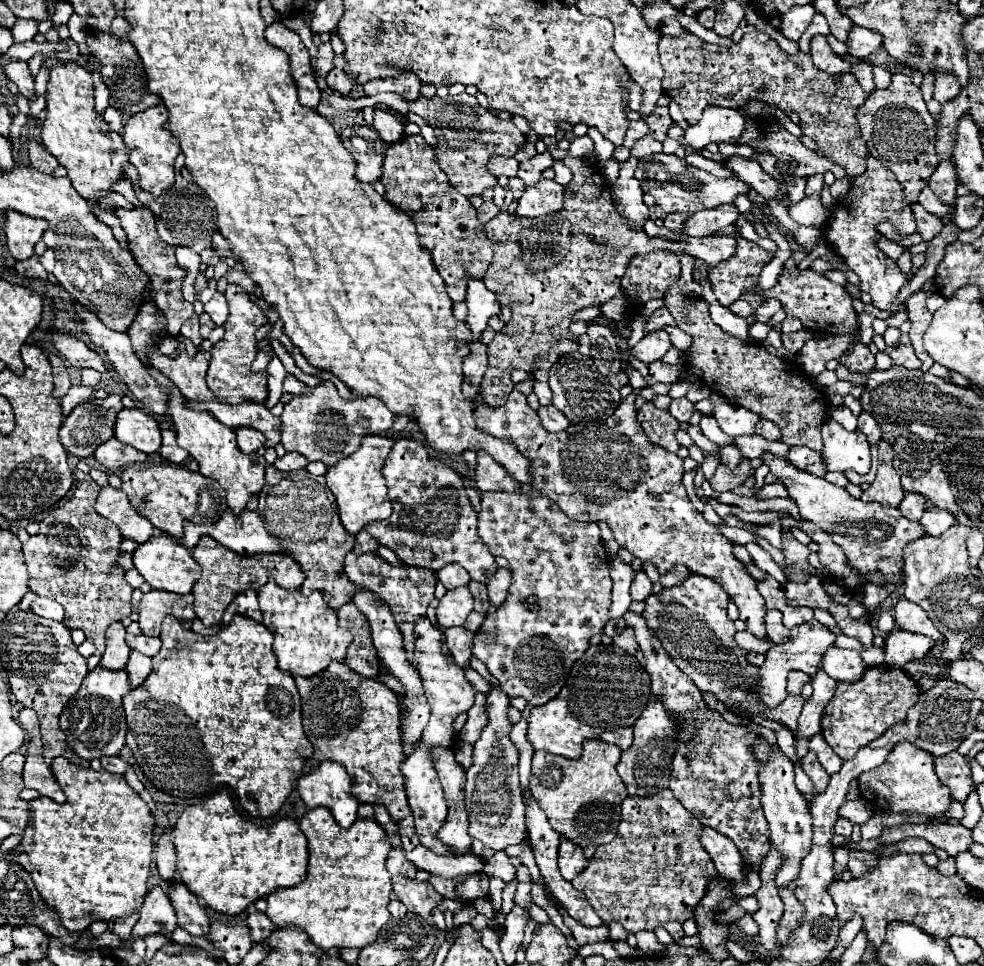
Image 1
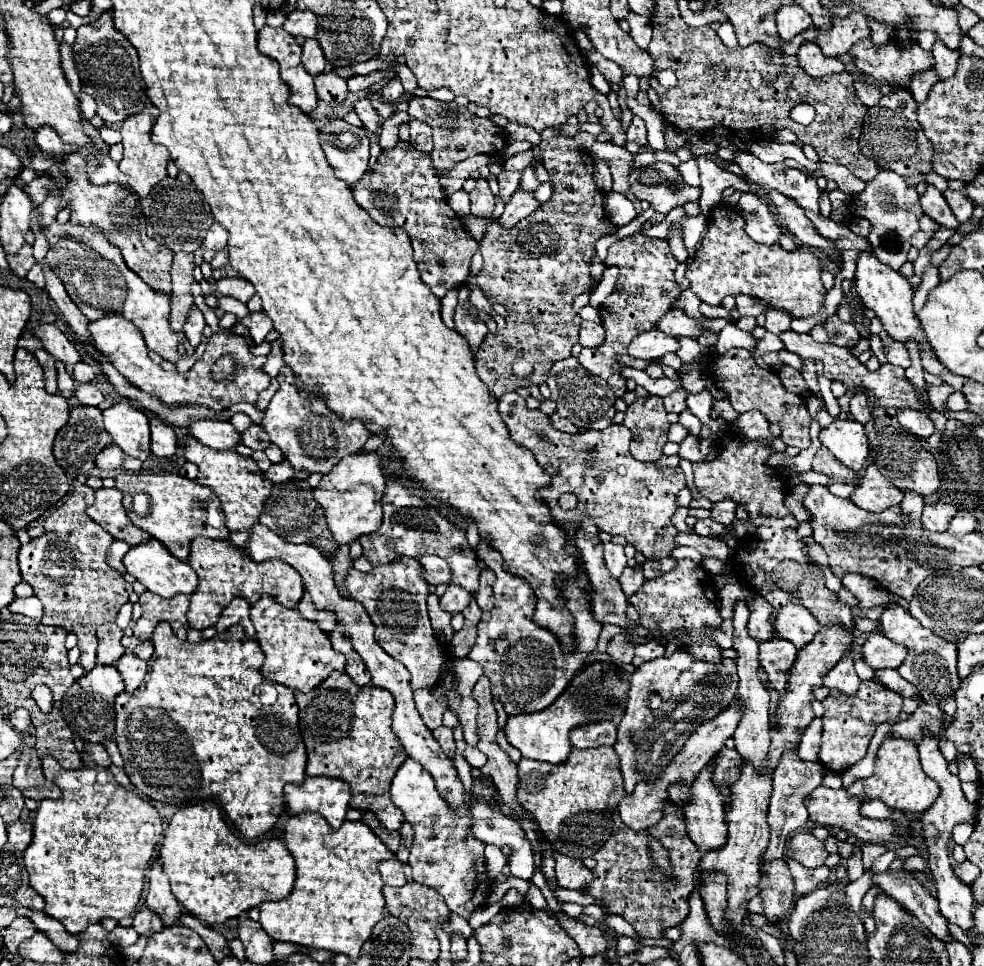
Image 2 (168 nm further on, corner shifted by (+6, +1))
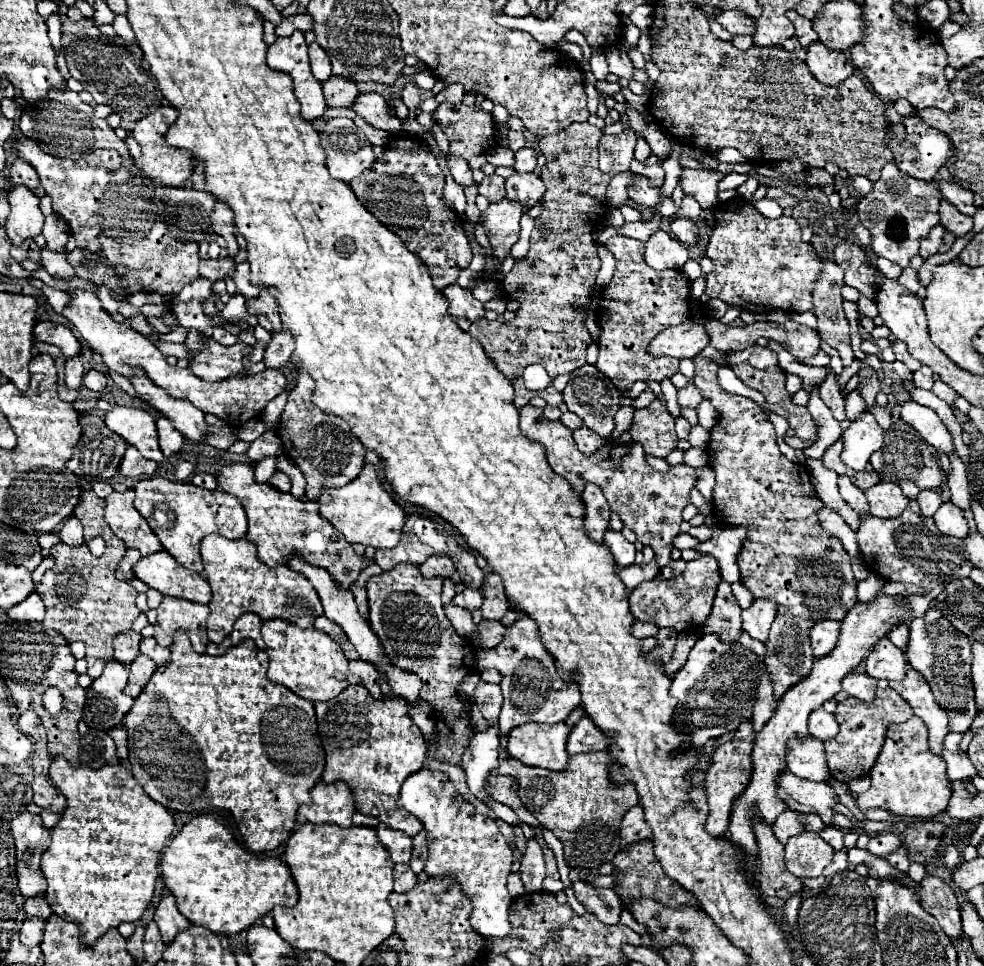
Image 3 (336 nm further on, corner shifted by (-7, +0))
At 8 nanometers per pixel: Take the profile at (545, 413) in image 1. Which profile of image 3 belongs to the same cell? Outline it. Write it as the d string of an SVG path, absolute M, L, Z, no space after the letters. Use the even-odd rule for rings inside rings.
M580 427L574 431L574 441L580 447L582 453L596 453L600 449L600 445L606 443L606 439L602 439L600 435L596 435L594 431L590 431L588 427Z

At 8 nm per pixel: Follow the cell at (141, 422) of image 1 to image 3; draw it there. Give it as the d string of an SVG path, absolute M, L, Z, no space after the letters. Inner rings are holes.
M114 405L106 413L104 423L110 431L126 439L126 443L134 445L144 455L144 459L152 459L156 463L162 463L166 459L158 447L154 417L148 411Z

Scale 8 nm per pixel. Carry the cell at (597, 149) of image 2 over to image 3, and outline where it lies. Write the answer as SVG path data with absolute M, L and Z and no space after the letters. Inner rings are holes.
M626 127L620 135L603 134L598 145L599 168L614 177L629 169L634 160L634 149L638 135Z

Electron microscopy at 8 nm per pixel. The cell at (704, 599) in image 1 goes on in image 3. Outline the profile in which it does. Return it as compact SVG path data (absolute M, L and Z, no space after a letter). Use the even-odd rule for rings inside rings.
M704 555L694 561L686 563L686 571L670 581L664 579L654 579L640 583L632 593L630 593L630 609L632 615L638 621L650 621L656 627L670 627L678 634L690 631L690 628L702 626L710 615L714 597L716 597L716 587L720 583L720 569L714 557Z

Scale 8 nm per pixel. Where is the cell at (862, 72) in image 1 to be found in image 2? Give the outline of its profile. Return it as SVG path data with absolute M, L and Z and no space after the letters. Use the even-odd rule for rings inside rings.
M855 80L854 87L855 90L857 90L859 100L861 100L865 106L873 106L873 104L879 102L879 98L883 96L881 90L879 90L875 84L865 82L865 80Z

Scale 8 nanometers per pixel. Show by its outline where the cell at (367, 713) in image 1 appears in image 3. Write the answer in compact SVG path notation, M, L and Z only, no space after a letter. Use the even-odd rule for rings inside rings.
M350 685L328 703L314 703L318 733L326 751L324 783L346 783L362 815L372 815L392 829L414 837L422 823L398 803L404 779L424 767L428 745L422 731L408 717L404 699L372 699L362 685Z

